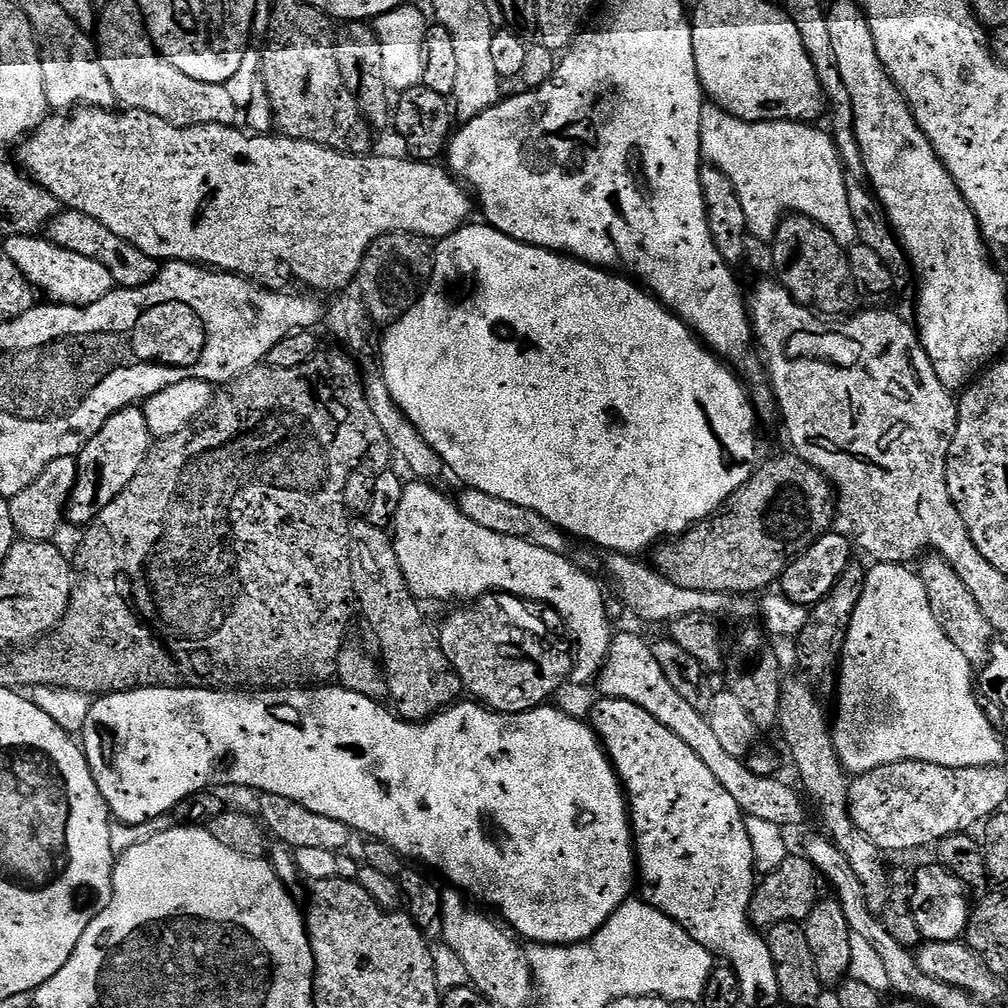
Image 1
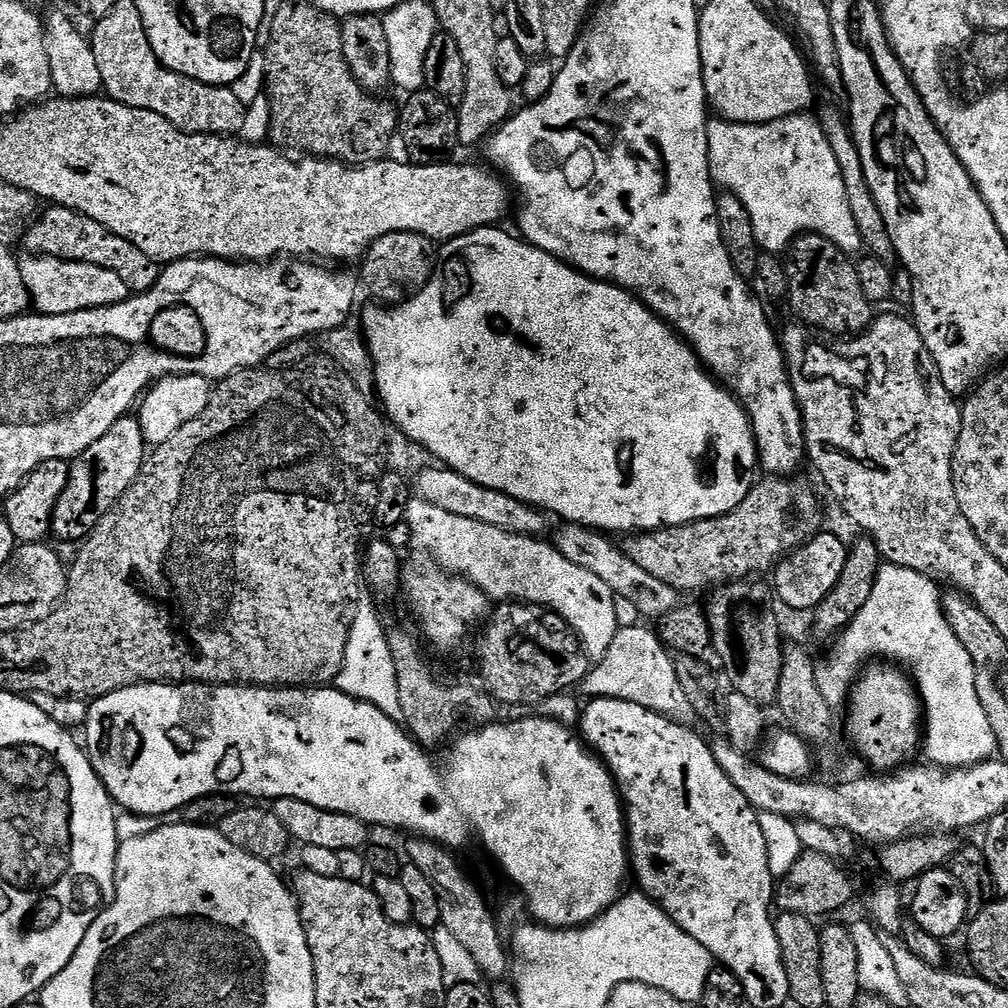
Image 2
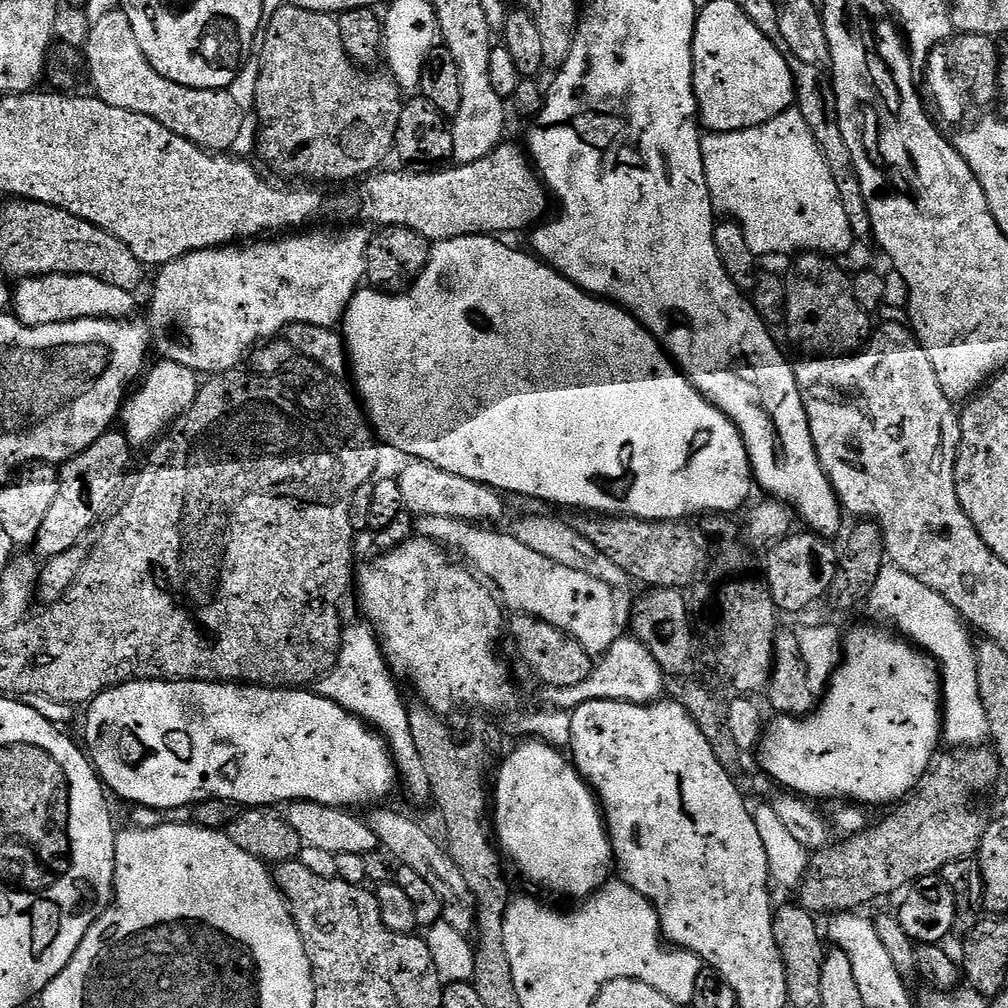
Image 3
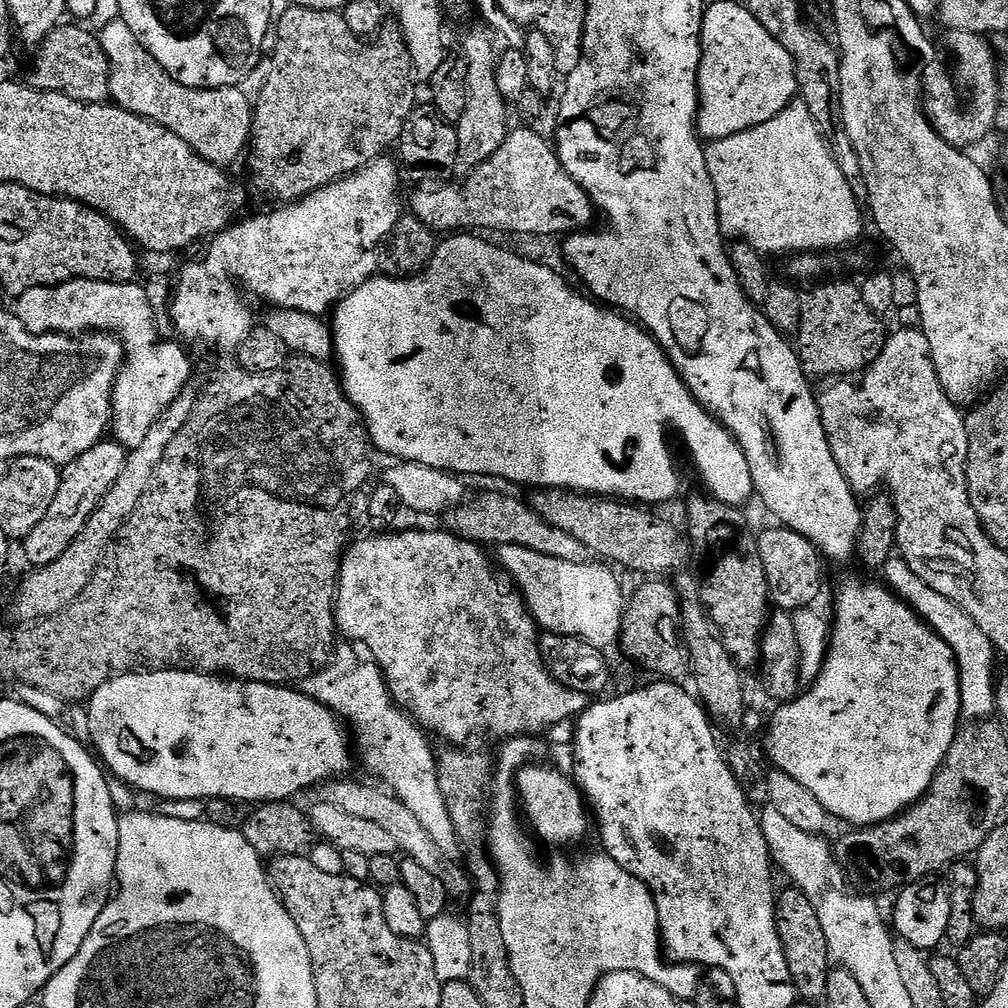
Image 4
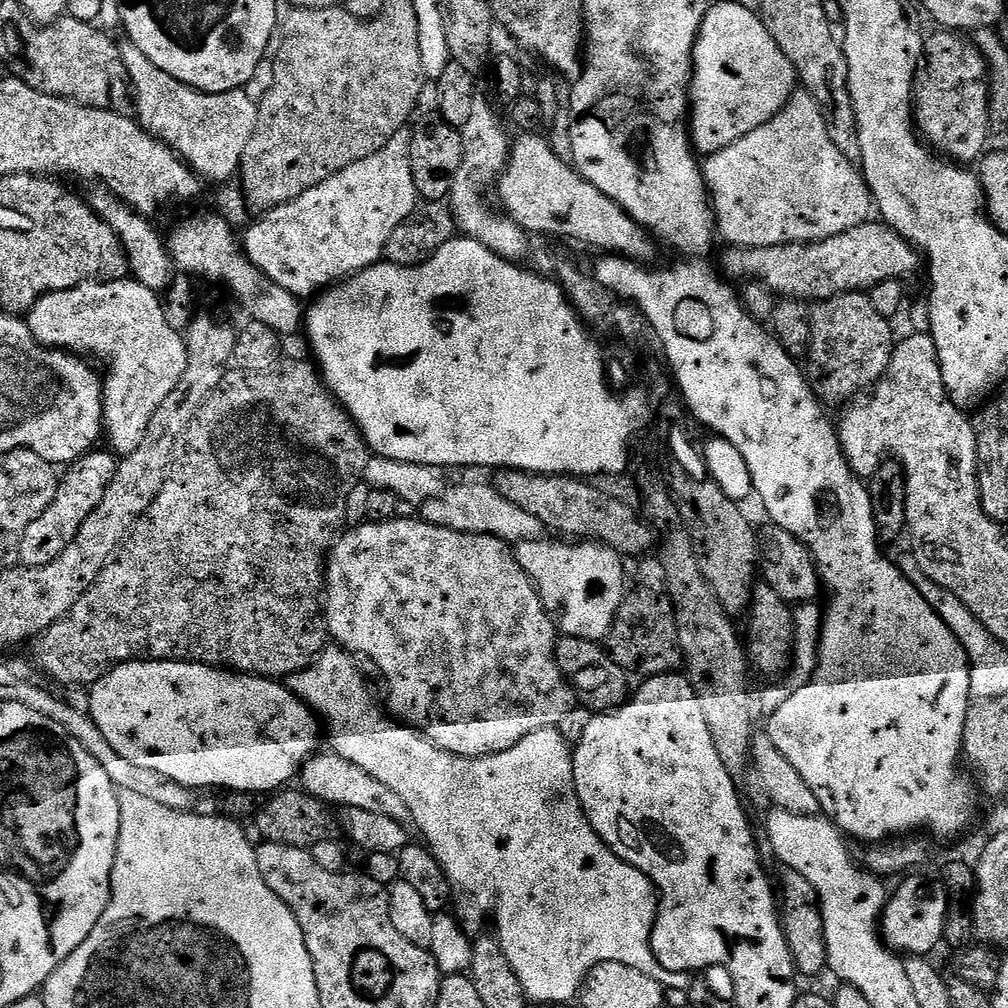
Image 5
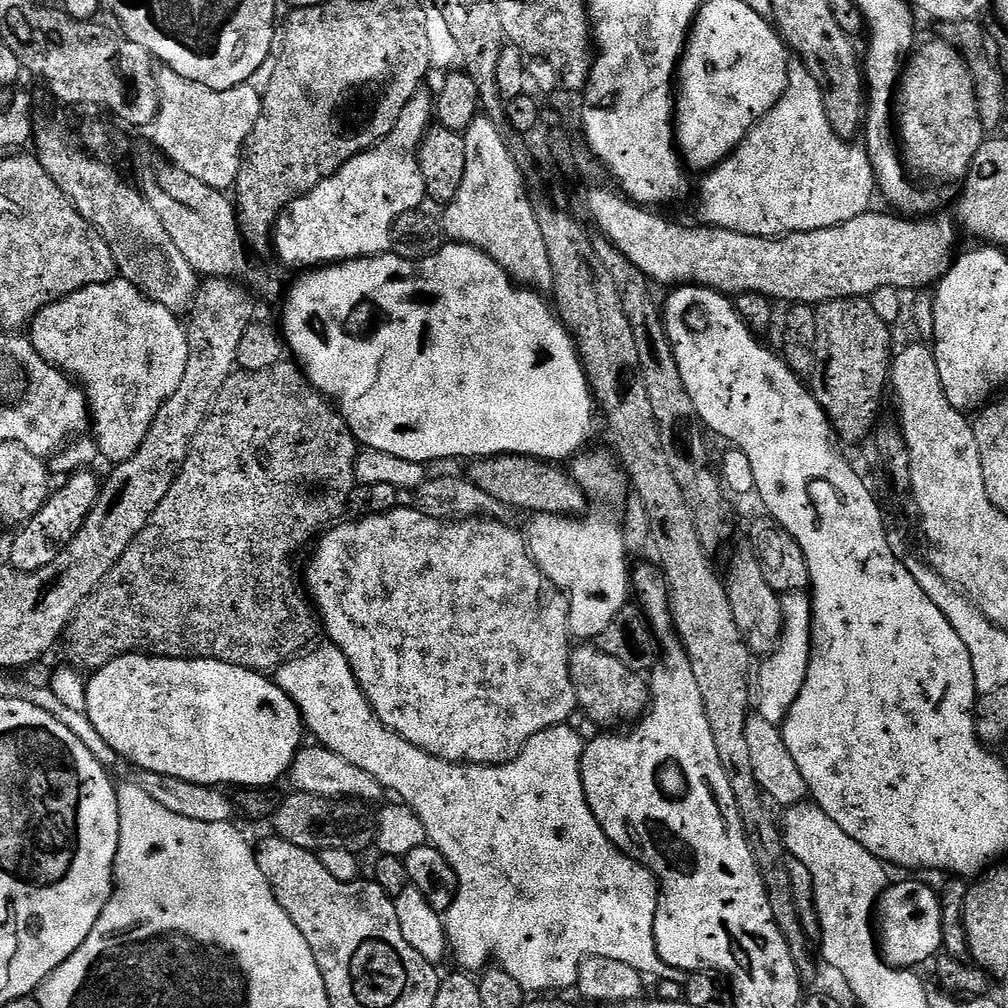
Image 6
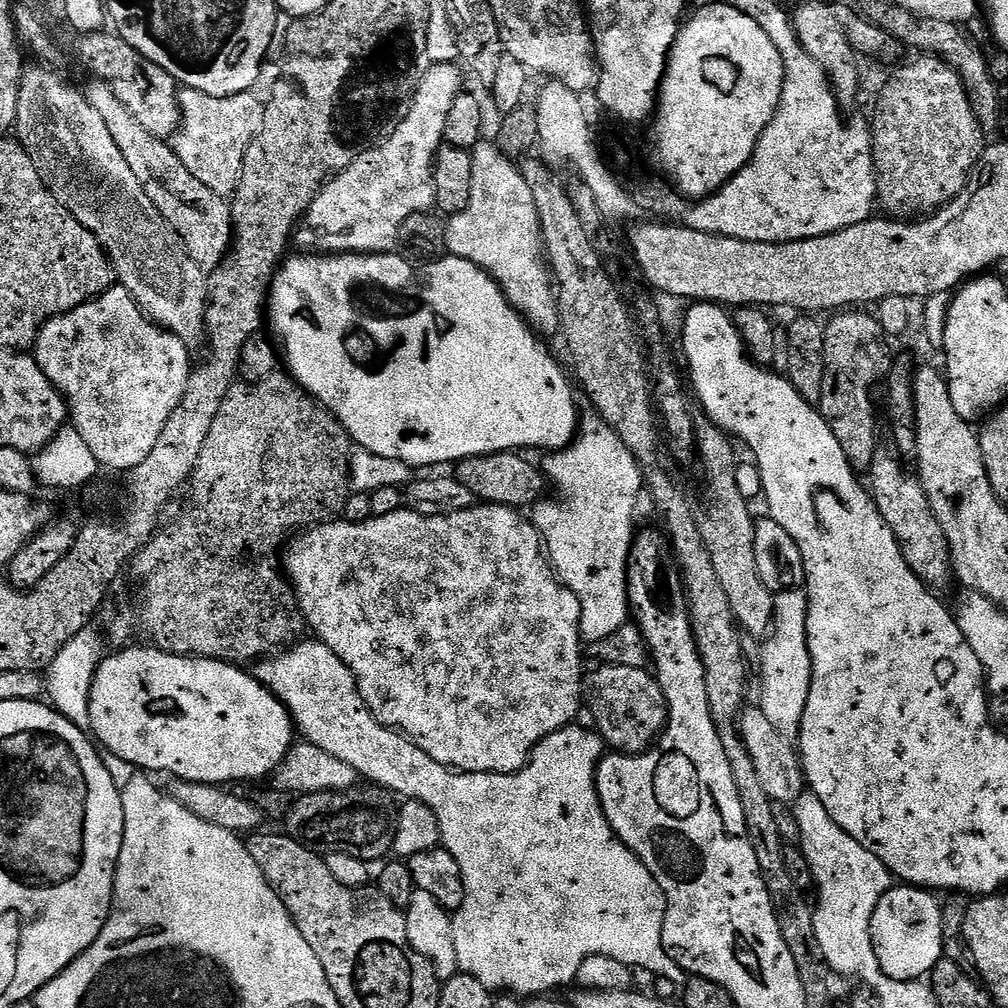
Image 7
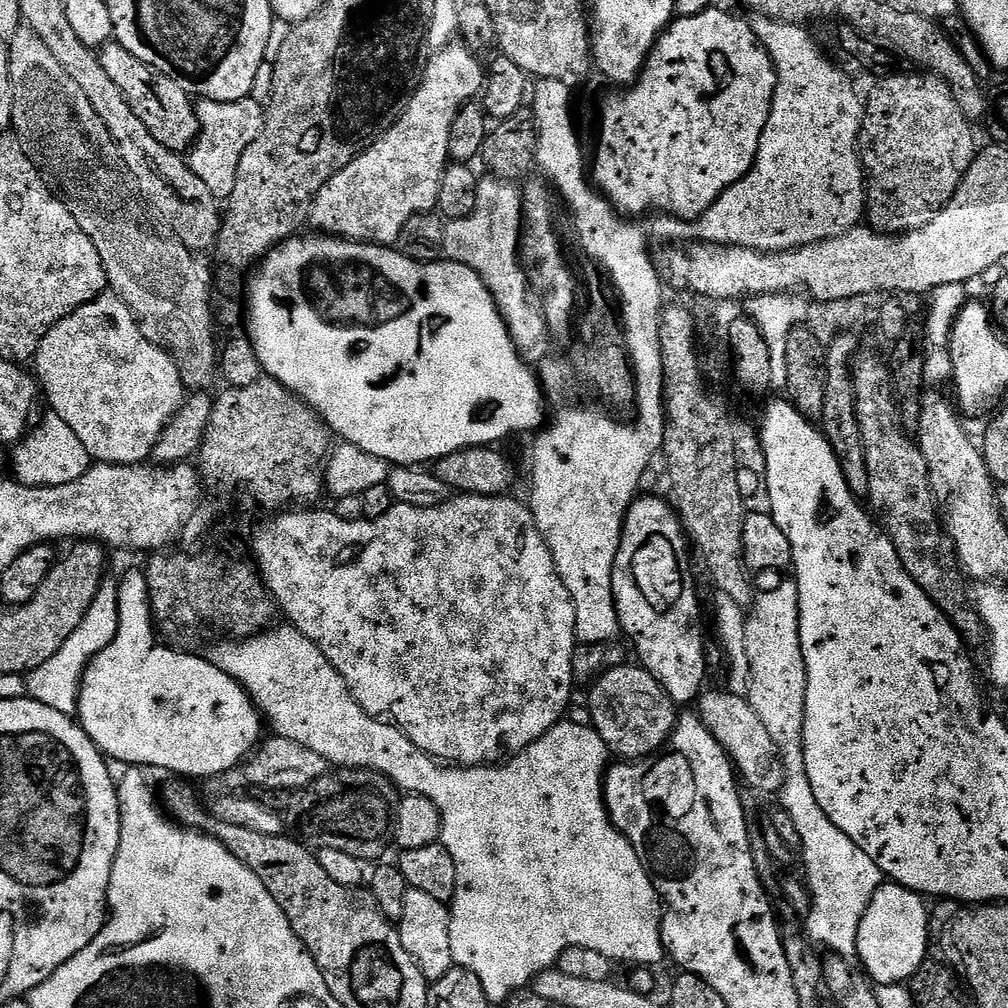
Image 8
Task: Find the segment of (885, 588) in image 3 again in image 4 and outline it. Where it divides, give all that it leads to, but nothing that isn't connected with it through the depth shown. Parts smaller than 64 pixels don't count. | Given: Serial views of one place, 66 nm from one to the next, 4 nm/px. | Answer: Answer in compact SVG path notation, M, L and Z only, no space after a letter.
M892 558L882 569L883 579L887 587L891 588L901 600L904 600L920 615L924 623L930 625L941 636L956 655L956 664L960 668L960 706L963 715L969 721L979 722L991 717L996 712L996 686L998 672L995 672L998 653L993 648L990 638L957 604L942 598L942 594L935 592L903 558Z

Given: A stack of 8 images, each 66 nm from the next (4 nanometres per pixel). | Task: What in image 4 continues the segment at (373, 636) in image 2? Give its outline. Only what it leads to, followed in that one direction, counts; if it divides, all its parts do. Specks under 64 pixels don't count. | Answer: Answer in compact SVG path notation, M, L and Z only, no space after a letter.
M348 646L344 656L333 655L331 662L322 671L315 672L309 680L303 681L302 691L335 712L350 728L352 723L369 770L377 772L385 780L383 783L392 795L399 798L416 815L418 822L422 822L422 827L428 831L430 838L434 838L436 845L445 854L452 854L458 848L456 831L442 798L436 773L436 752L428 745L429 737L393 700L379 665L367 659L360 660L355 650L357 651L355 647Z

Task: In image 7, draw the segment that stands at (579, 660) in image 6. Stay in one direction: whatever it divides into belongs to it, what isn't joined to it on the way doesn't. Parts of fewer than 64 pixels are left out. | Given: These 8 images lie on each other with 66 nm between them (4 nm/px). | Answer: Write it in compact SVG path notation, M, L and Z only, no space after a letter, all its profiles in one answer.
M606 664L593 669L588 677L583 677L582 696L600 739L605 745L613 744L620 754L639 754L651 749L666 724L666 705L653 677L649 673L647 676L644 668L630 666Z

